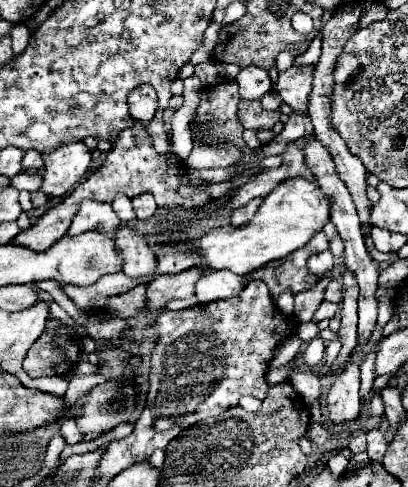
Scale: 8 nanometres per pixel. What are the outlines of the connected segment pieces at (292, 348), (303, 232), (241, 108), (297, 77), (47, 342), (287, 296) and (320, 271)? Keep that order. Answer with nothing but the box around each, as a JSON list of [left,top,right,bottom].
[[270,334,302,368],[194,178,330,274],[238,100,280,130],[276,66,314,114],[24,318,82,378],[277,288,294,314],[308,252,332,278]]

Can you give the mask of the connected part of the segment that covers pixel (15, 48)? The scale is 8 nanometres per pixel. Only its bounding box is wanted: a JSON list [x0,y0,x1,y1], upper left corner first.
[10,24,30,56]

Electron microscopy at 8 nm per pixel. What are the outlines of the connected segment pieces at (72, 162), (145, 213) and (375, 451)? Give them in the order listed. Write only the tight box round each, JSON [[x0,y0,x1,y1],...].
[[42,142,92,196],[132,194,158,220],[366,430,388,462]]

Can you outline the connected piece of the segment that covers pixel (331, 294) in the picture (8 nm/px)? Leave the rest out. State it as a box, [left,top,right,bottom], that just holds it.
[326,280,344,302]

